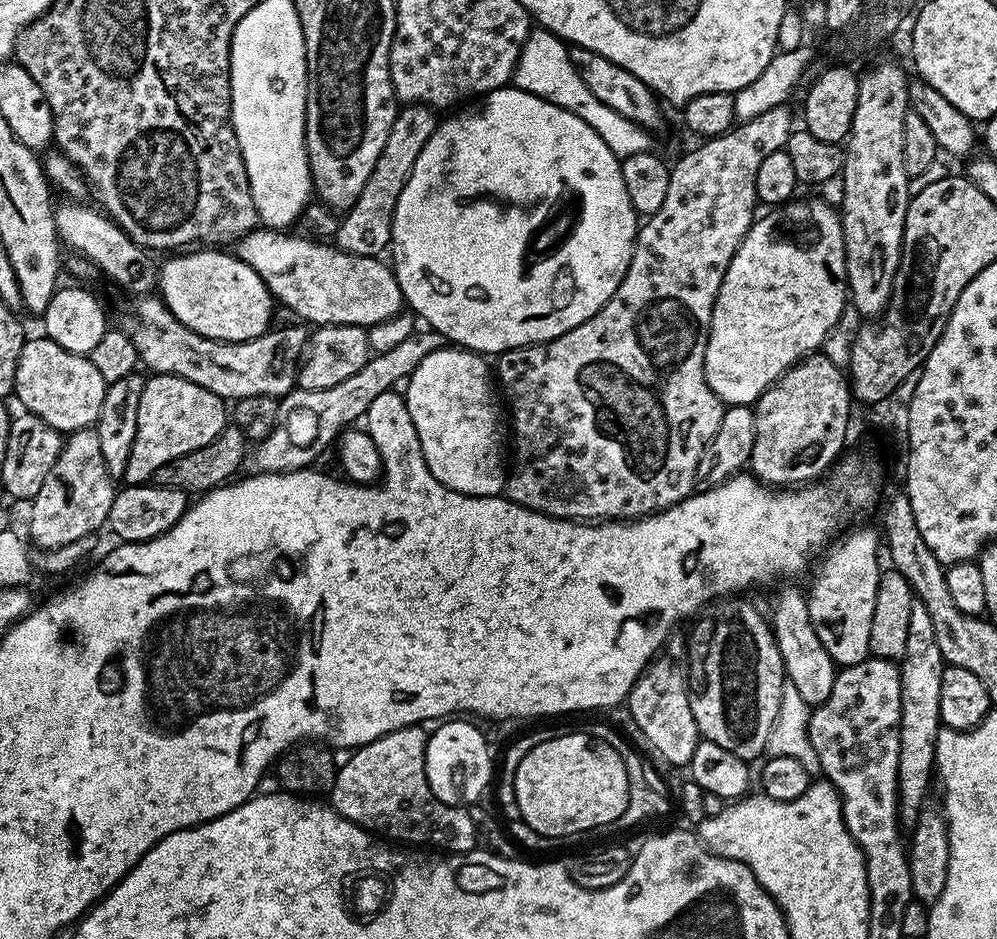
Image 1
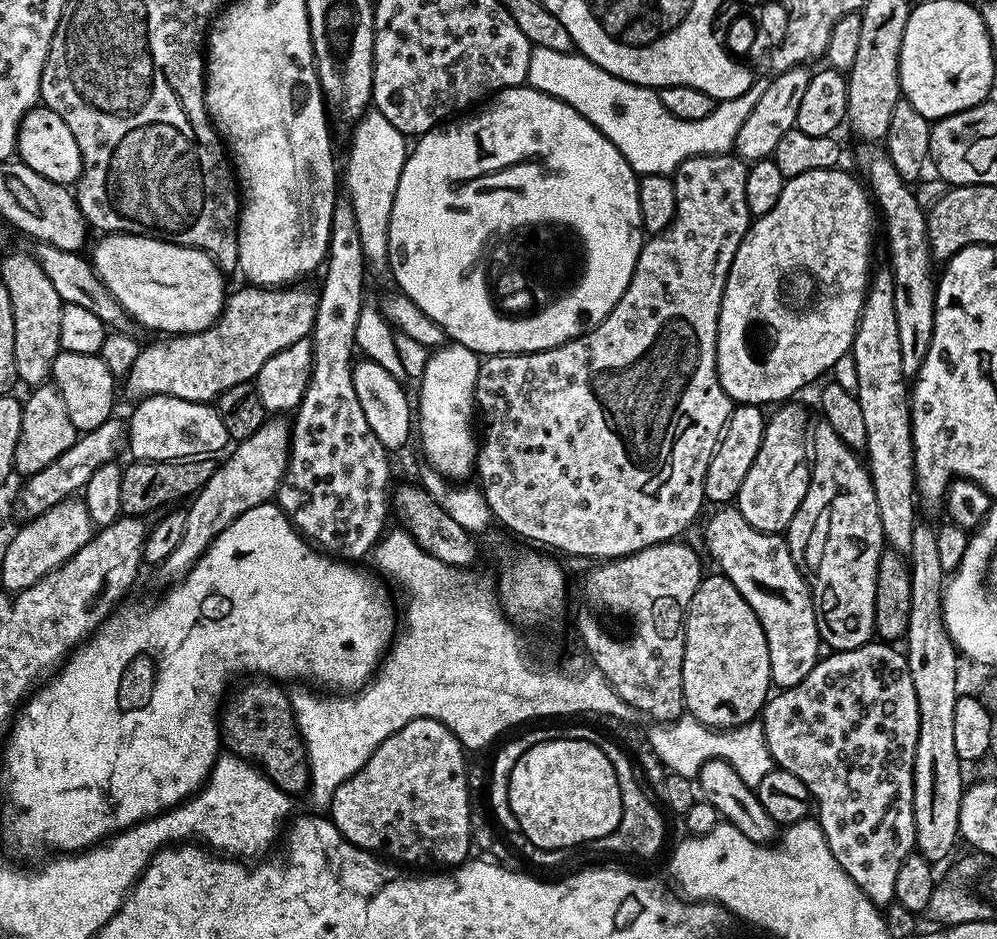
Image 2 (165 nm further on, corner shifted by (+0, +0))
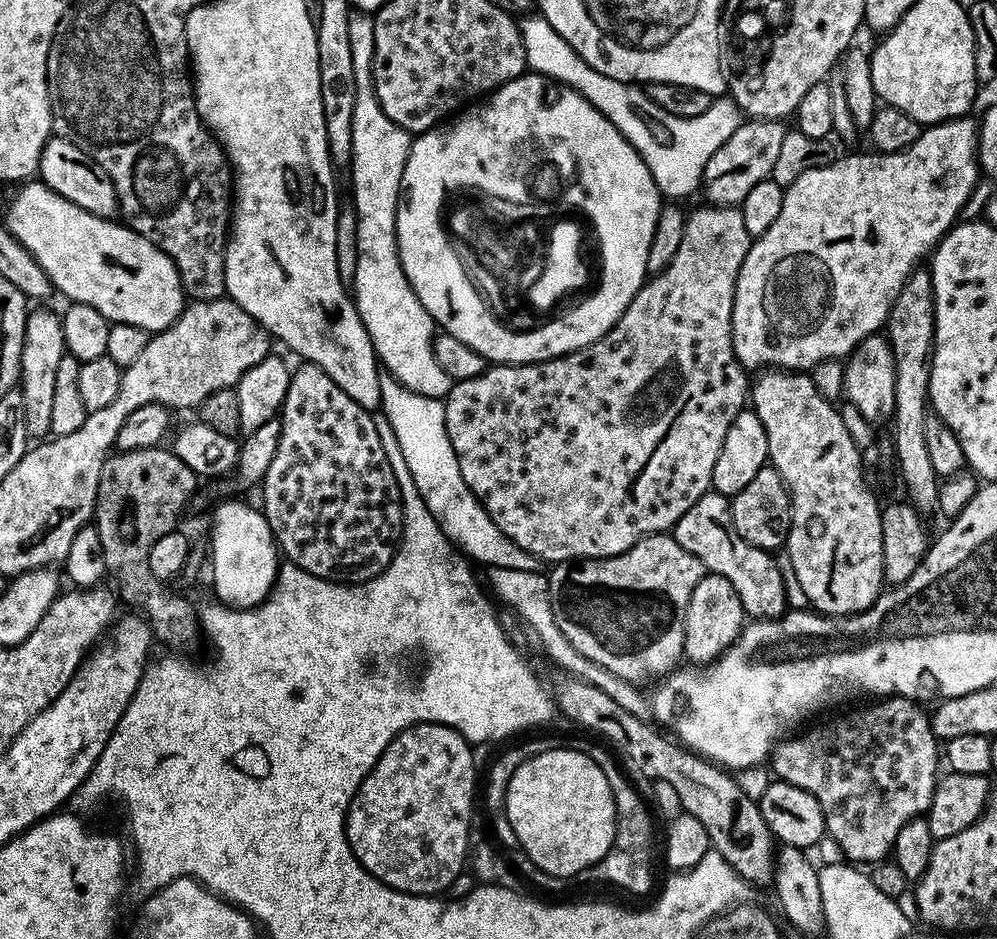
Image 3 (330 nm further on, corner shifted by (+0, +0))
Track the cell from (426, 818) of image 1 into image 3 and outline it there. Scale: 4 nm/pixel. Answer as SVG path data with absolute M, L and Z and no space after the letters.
M417 723L412 728L400 732L392 739L390 746L378 758L378 762L372 767L368 777L360 784L360 789L354 794L354 798L348 807L348 817L344 823L344 833L350 842L350 850L354 858L374 878L378 878L386 886L390 886L399 892L409 892L412 896L436 896L444 894L448 887L460 876L460 871L465 871L466 857L468 855L468 829L473 827L472 820L472 795L476 792L476 764L472 761L473 749L467 740L460 736L454 729L447 728L444 724Z

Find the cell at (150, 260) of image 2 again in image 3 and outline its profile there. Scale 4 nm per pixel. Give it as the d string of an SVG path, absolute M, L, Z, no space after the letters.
M24 182L17 188L20 189L17 190L16 197L9 202L8 209L4 212L4 220L2 220L3 227L7 228L10 234L14 234L14 238L18 238L18 242L22 242L22 246L26 246L26 250L30 250L30 254L36 259L38 266L42 266L42 270L46 270L46 274L50 278L50 282L57 293L61 292L62 295L69 296L67 299L73 304L89 304L90 306L94 306L94 310L101 312L111 323L142 326L142 330L146 330L149 334L166 330L180 317L180 313L186 307L184 283L180 281L176 263L158 245L150 243L142 234L138 234L134 229L128 227L127 223L119 222L120 224L115 224L117 222L115 219L95 216L78 206L74 206L74 202L62 198L54 190L47 188L42 182Z

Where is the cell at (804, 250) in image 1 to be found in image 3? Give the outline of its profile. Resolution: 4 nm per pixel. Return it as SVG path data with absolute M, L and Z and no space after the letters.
M972 118L945 120L943 124L925 127L920 136L906 150L901 152L868 151L861 156L844 156L831 164L806 170L798 182L784 189L782 210L774 226L766 234L755 237L748 247L742 270L734 286L734 310L732 311L732 345L737 362L745 370L811 370L824 360L840 360L847 357L868 336L877 335L888 323L888 311L894 306L906 278L929 255L936 245L944 239L944 233L957 223L956 215L967 200L973 199L978 183L977 161L977 121Z

